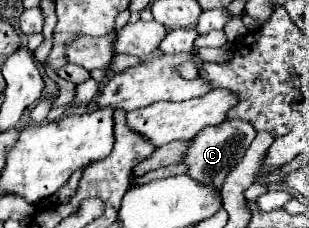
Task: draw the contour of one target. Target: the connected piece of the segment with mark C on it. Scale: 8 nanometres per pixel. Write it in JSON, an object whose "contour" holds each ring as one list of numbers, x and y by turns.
{"contour":[[224,121,216,127,202,129,192,139,192,145,188,147,188,151,182,157,182,163,188,167,186,175,192,177,194,181,200,181,202,185,212,185,214,189,220,189,226,175,236,167,236,163,240,163,240,159,244,157,244,153,254,137,256,137,256,131,252,129,252,125,248,125,244,121]]}

